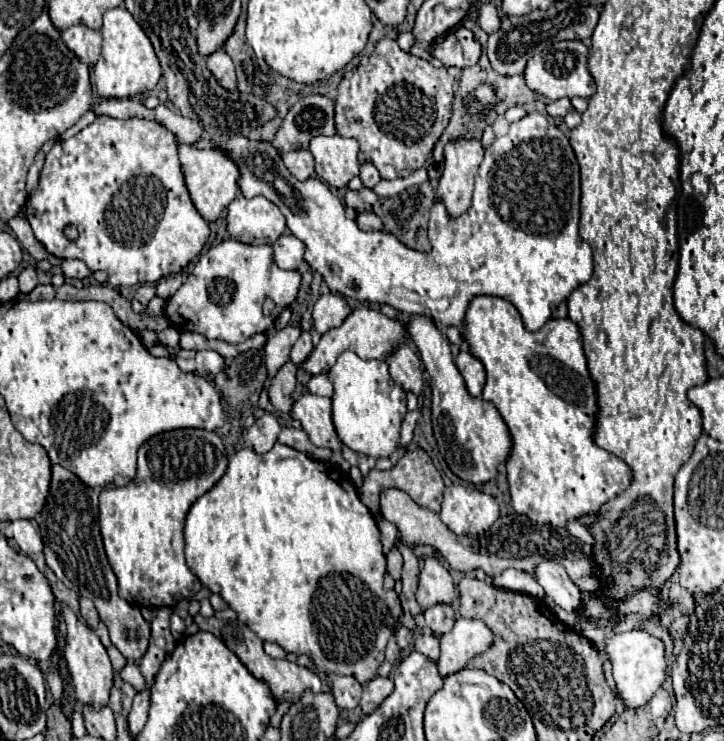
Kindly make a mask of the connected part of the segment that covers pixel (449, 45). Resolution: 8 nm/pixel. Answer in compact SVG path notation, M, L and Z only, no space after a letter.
M463 26L451 30L433 46L433 56L443 62L443 66L467 68L475 66L481 56L481 46L475 34Z

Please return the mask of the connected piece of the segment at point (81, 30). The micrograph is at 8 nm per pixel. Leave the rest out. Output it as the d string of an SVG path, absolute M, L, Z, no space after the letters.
M75 24L63 30L61 38L69 46L69 50L73 50L77 58L83 60L85 64L93 66L99 60L99 52L101 52L101 32L99 30L87 28L85 24Z

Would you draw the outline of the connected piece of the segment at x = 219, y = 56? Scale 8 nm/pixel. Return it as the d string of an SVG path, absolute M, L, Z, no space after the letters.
M221 48L207 56L207 68L213 72L213 76L217 78L217 82L219 82L223 88L227 88L227 90L235 90L235 88L237 88L233 62L231 62L231 58L229 58Z

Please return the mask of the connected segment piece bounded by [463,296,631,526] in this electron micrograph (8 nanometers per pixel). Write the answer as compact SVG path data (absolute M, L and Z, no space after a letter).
M475 296L469 302L469 308L467 308L467 314L465 314L465 320L463 320L463 340L467 342L469 352L477 360L481 360L481 364L485 366L487 384L485 384L485 390L483 390L483 400L489 400L489 402L495 404L495 408L499 410L501 418L505 420L505 424L509 428L509 434L511 434L511 452L505 460L505 468L507 468L511 504L513 504L513 510L517 514L527 514L537 524L565 526L567 520L573 520L573 518L583 516L583 514L595 514L601 504L615 498L619 492L623 492L631 484L631 468L623 460L619 460L617 456L613 456L613 454L609 454L603 448L597 448L593 444L591 434L593 434L593 420L595 420L595 414L597 414L597 398L595 398L595 392L593 392L593 380L589 380L589 370L585 368L585 356L583 356L583 348L581 348L581 334L577 332L577 326L569 318L549 320L541 330L527 332L517 308L511 302L507 302L505 298L497 298L497 296Z

